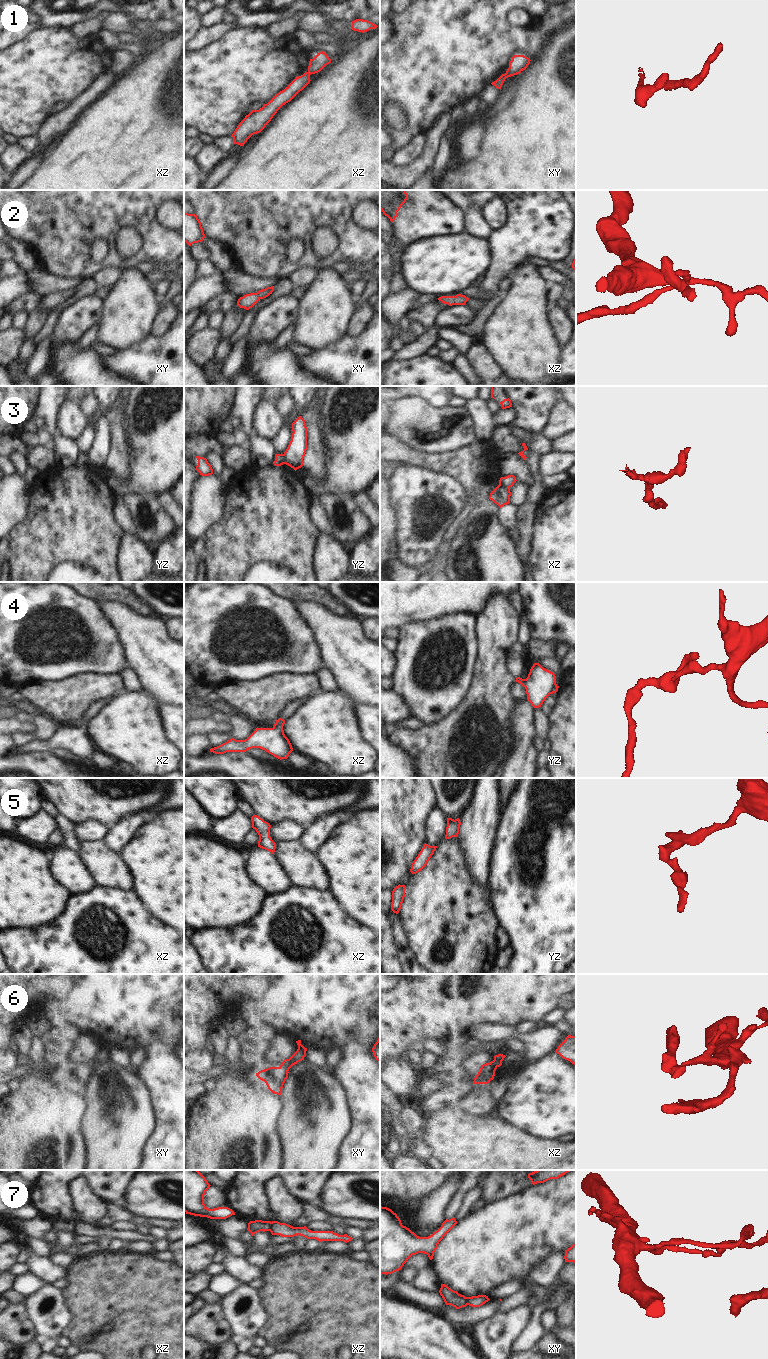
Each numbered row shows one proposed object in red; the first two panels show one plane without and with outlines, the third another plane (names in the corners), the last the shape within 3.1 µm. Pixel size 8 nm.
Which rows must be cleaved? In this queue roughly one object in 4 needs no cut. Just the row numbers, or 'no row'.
1, 3, 6, 7

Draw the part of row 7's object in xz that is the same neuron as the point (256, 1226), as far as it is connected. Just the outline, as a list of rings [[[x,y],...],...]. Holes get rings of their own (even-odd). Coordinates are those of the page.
[[[255,1220],[250,1221],[248,1223],[247,1230],[251,1233],[253,1236],[254,1234],[260,1232],[260,1231],[269,1231],[271,1227],[271,1221],[262,1221],[262,1220]]]

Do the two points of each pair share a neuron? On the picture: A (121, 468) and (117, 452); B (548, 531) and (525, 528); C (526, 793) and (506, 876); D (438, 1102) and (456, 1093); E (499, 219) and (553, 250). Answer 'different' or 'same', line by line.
A: same
B: different
C: same
D: same
E: different

